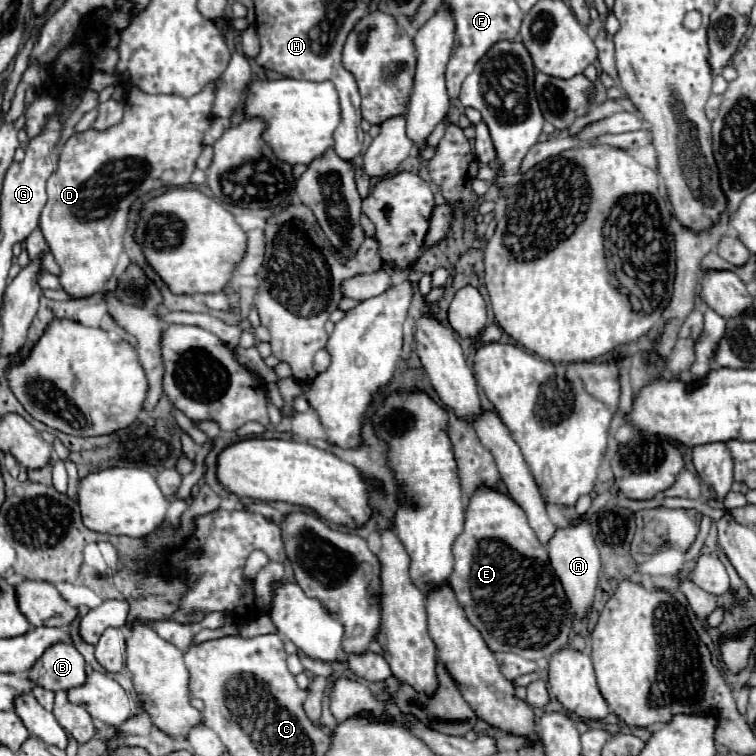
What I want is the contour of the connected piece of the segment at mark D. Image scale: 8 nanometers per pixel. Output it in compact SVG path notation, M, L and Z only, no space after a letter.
M215 79L213 83L209 83L209 87L203 87L197 95L185 99L185 97L169 97L169 95L149 95L149 93L143 93L139 87L131 87L129 93L127 93L127 99L125 99L125 111L123 111L123 117L121 117L121 123L113 125L113 127L107 127L105 131L97 131L97 129L89 129L89 131L83 131L83 133L73 133L67 143L63 145L61 149L61 155L59 155L59 169L49 177L47 181L47 205L43 209L43 215L41 215L41 233L55 257L55 263L59 265L61 273L59 273L59 283L61 283L61 289L73 299L83 299L83 297L89 297L89 295L95 295L95 293L101 293L103 291L103 285L107 283L107 279L111 277L113 269L115 269L115 263L123 251L123 237L125 237L125 231L127 231L127 221L129 221L129 209L133 205L133 201L137 201L139 197L143 197L145 193L153 191L153 189L161 189L161 187L183 187L189 183L191 179L191 173L195 171L195 161L197 157L201 155L203 151L203 135L205 131L211 127L211 121L213 121L213 101L215 101L215 91L217 91L217 85L219 81Z

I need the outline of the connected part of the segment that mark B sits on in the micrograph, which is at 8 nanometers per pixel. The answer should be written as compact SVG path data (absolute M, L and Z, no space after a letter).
M53 645L27 673L39 687L49 691L67 691L85 685L87 663L73 645Z

